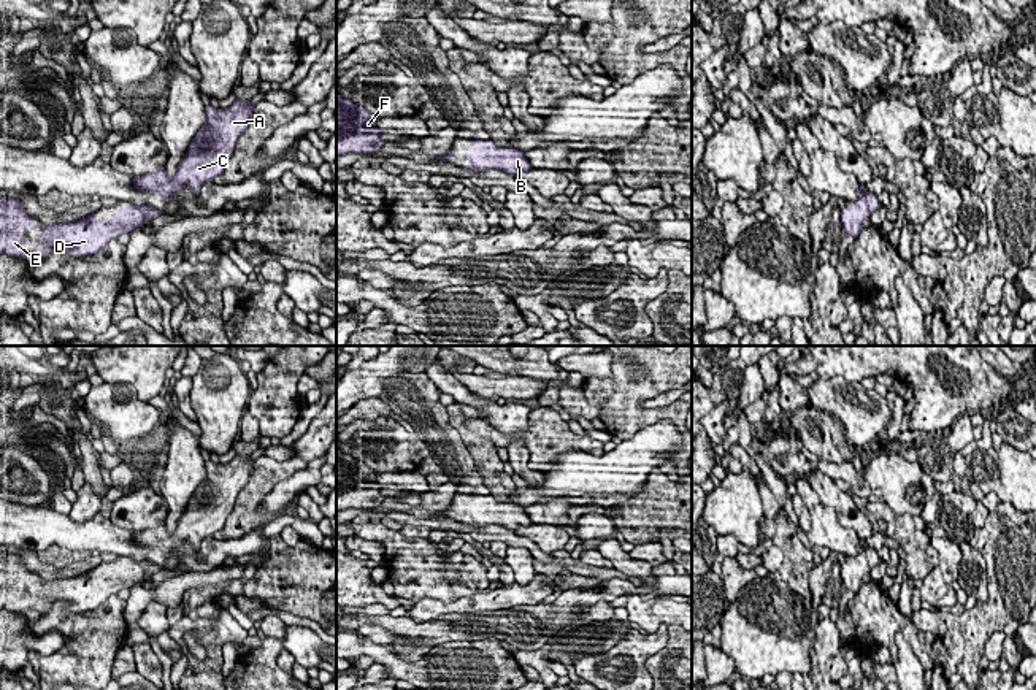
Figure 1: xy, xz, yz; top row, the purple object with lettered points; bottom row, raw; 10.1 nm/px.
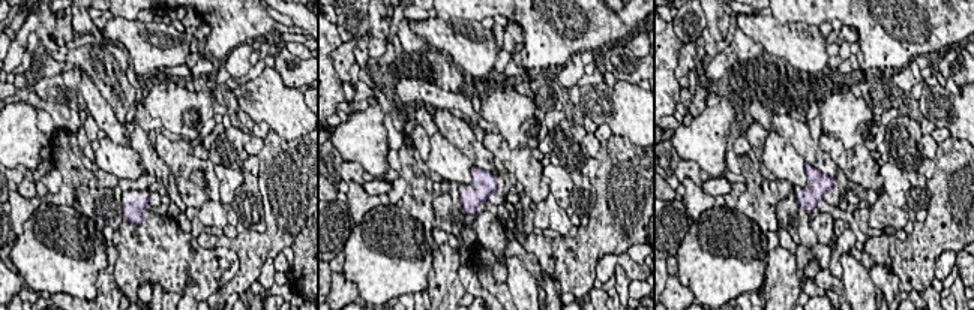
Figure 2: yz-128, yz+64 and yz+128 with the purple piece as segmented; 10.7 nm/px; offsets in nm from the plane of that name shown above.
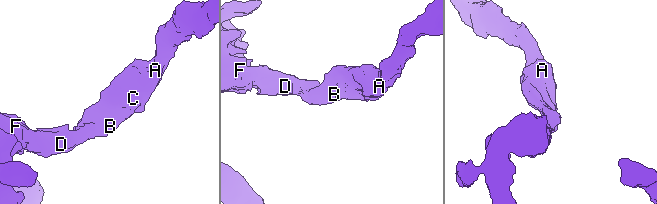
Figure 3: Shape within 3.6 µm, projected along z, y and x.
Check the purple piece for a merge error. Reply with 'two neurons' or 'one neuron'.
one neuron

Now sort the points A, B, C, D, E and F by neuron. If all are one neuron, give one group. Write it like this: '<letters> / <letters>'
A B C D E F

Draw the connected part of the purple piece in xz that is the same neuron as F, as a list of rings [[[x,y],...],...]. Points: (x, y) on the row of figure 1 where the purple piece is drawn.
[[[336,92],[336,157],[379,152],[386,144],[381,140],[386,132],[376,127],[378,119],[365,106]]]

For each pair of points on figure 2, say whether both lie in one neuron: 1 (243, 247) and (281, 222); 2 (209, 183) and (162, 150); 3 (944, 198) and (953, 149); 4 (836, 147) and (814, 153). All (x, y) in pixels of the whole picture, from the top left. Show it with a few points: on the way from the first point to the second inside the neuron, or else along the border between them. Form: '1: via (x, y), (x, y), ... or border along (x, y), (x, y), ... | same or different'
1: via (252, 246), (258, 246), (273, 231) | same
2: via (197, 177), (174, 154) | same
3: via (949, 186), (953, 160) | same
4: border along (817, 140), (818, 146), (838, 166) | different

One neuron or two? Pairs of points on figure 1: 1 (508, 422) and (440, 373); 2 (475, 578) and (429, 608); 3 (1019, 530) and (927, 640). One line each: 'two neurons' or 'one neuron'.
1: one neuron
2: two neurons
3: two neurons

